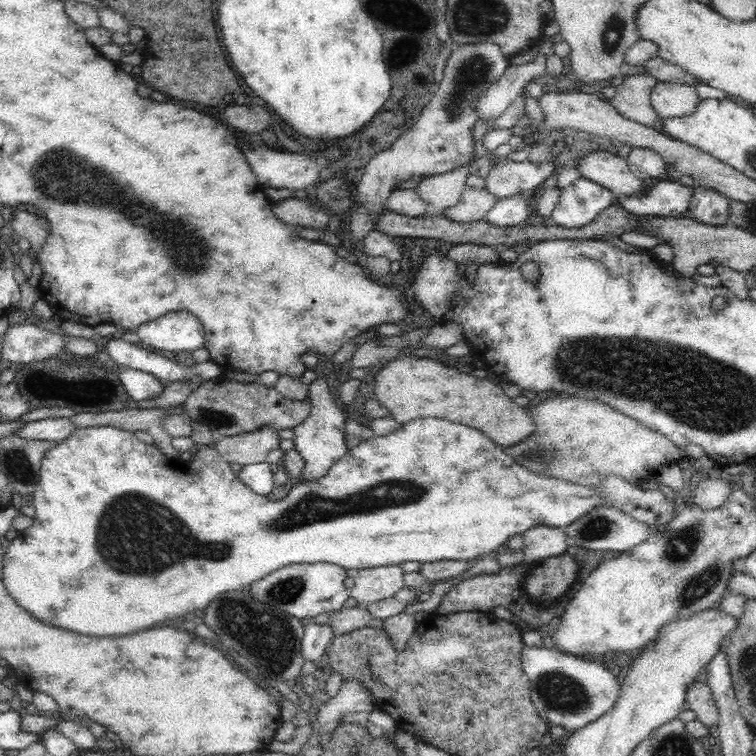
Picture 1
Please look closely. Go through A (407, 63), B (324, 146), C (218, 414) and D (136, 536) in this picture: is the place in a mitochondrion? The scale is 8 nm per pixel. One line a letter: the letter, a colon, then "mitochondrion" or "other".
A: other
B: other
C: mitochondrion
D: mitochondrion

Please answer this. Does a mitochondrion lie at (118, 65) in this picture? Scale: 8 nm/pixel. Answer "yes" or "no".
no

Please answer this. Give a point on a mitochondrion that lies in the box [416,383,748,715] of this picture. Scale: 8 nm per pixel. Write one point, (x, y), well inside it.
(681, 546)

